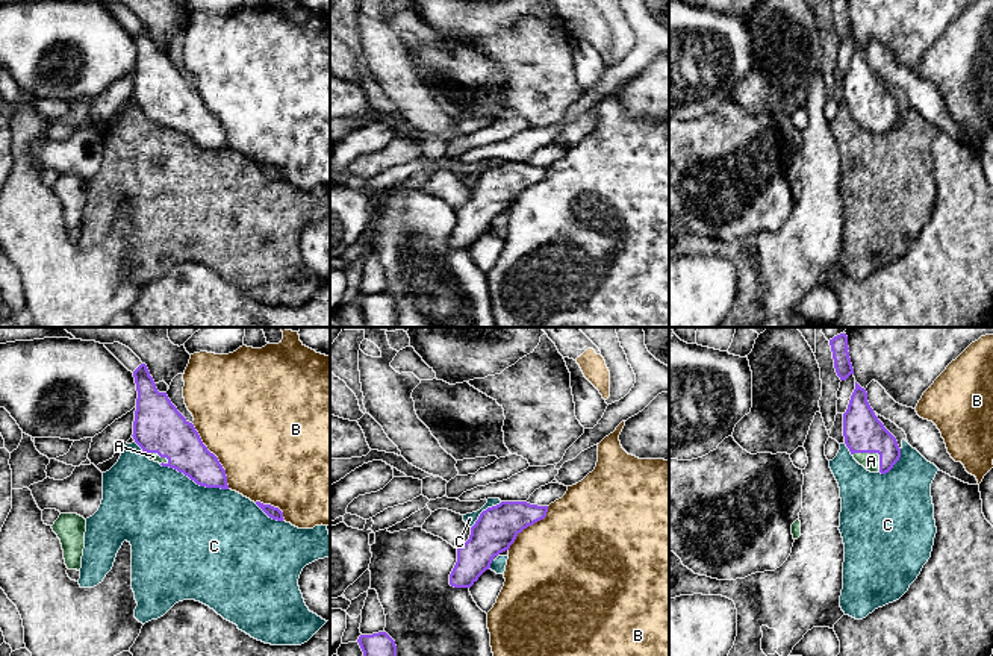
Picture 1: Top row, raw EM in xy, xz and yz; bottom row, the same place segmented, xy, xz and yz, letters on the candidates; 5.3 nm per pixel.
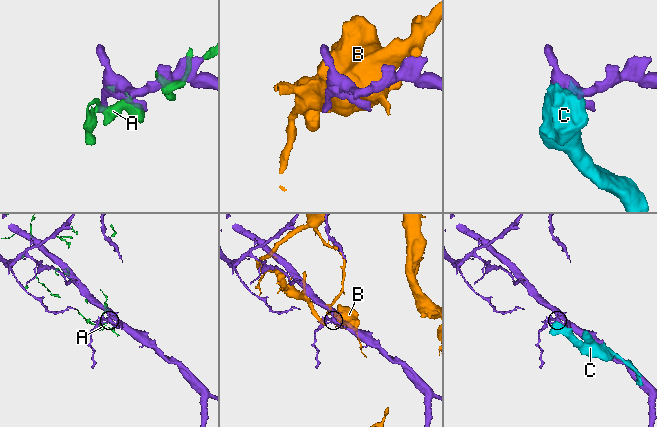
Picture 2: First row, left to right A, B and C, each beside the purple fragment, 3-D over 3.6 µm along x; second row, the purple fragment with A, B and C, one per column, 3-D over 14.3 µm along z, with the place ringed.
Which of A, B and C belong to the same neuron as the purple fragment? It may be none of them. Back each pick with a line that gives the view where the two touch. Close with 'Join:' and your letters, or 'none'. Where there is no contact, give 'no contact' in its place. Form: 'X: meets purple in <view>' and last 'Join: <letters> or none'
A: meets purple in yz
Join: A

